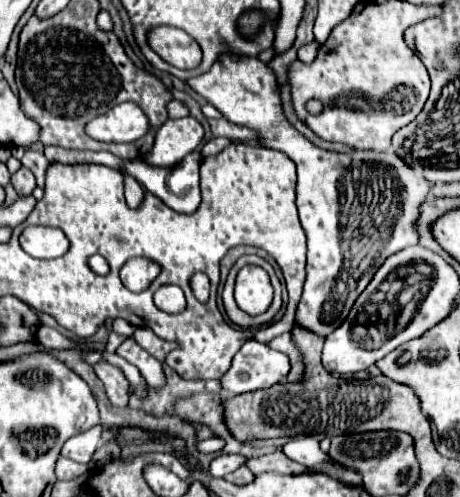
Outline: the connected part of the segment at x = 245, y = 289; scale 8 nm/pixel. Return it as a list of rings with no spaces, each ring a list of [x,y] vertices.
[[[247,265],[239,271],[235,281],[235,301],[247,315],[261,315],[273,301],[273,287],[261,267]]]

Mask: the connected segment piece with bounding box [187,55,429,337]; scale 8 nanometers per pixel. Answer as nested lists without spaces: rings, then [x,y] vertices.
[[[221,55],[217,65],[203,75],[187,79],[187,85],[227,121],[255,129],[263,137],[263,145],[283,151],[297,165],[297,209],[307,233],[307,279],[295,323],[327,337],[347,319],[355,299],[369,285],[381,263],[389,255],[417,245],[413,223],[429,183],[417,177],[399,157],[391,159],[377,151],[339,155],[313,147],[285,121],[275,75],[257,57]]]

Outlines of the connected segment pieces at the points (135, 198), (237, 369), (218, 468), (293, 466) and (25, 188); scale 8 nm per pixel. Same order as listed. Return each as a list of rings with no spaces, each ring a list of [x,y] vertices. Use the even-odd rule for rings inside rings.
[[[121,171],[121,173],[123,173],[124,195],[127,197],[127,203],[131,207],[139,207],[139,203],[143,199],[143,187],[131,175],[125,175],[125,171]]]
[[[251,339],[233,357],[229,371],[221,377],[221,387],[231,389],[231,395],[267,389],[285,381],[289,369],[287,355]]]
[[[221,453],[219,457],[215,457],[215,459],[211,461],[211,473],[213,473],[215,477],[223,477],[223,475],[235,471],[241,463],[245,463],[243,457],[233,457],[233,455]]]
[[[275,451],[275,453],[263,455],[263,457],[249,459],[249,461],[247,461],[247,467],[249,467],[255,475],[269,473],[269,471],[273,471],[273,473],[281,473],[281,475],[299,475],[299,473],[301,473],[299,463],[287,459],[281,451]]]
[[[21,167],[15,175],[11,175],[11,185],[21,197],[27,197],[35,189],[35,177],[27,167]]]

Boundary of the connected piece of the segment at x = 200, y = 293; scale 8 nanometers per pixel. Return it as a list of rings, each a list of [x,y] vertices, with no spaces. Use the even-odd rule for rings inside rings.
[[[195,273],[191,278],[190,285],[193,293],[195,293],[195,297],[197,297],[201,303],[205,303],[205,301],[209,299],[210,281],[205,273]]]

